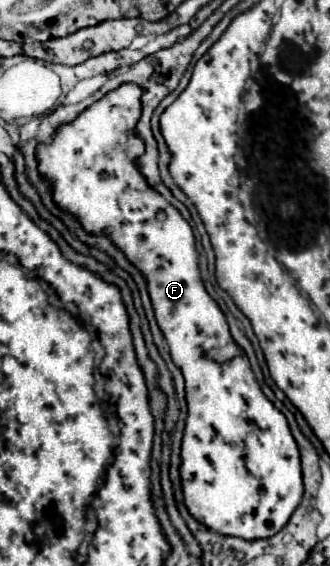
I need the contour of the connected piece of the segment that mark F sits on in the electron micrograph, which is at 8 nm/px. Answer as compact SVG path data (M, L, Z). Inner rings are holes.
M122 84L90 108L86 108L76 120L58 128L50 144L40 144L36 148L36 156L40 162L38 168L54 184L56 204L76 214L80 224L88 232L108 234L148 280L148 292L154 304L158 326L168 340L174 364L182 370L186 378L188 418L182 438L180 476L188 512L192 512L192 516L196 516L196 520L200 520L206 528L224 536L238 536L246 540L270 538L286 526L292 512L302 500L304 484L300 450L290 432L286 416L276 410L274 404L260 390L248 358L214 358L214 354L222 346L232 342L232 336L226 316L202 284L192 228L180 216L180 212L168 204L164 196L152 192L152 188L144 184L144 178L140 176L140 170L134 162L136 156L144 152L144 142L132 132L140 118L140 96L140 86Z

